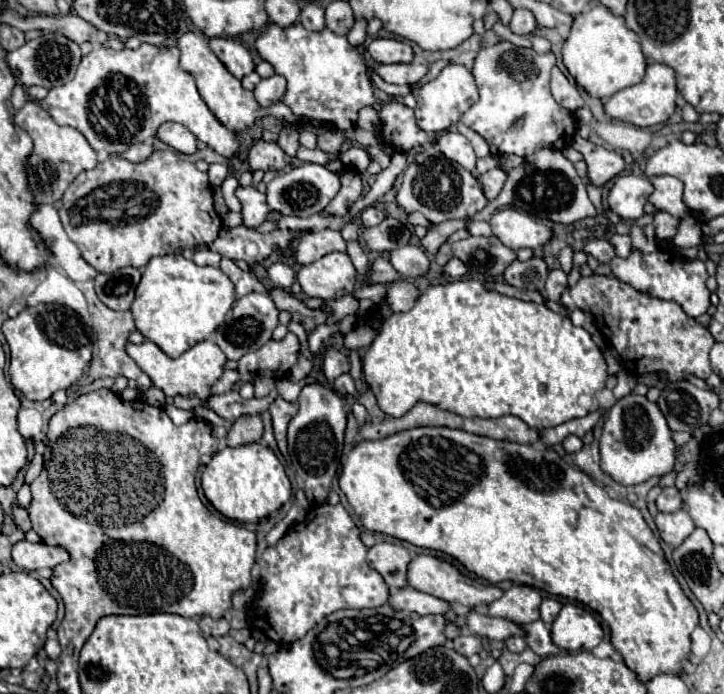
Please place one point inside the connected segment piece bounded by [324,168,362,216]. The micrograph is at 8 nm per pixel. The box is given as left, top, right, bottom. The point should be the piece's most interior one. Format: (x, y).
(351, 190)

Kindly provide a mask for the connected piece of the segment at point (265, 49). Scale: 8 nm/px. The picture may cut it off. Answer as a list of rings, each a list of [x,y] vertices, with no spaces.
[[[294,22],[288,28],[268,24],[254,46],[260,58],[270,62],[276,74],[286,78],[288,90],[282,102],[288,104],[294,114],[316,118],[346,130],[356,124],[360,108],[374,104],[372,82],[364,58],[348,44],[346,36],[338,36],[328,28],[322,32],[308,32],[300,22]]]

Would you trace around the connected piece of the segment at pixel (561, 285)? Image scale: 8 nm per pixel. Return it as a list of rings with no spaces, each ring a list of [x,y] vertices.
[[[558,268],[558,270],[552,270],[548,274],[548,280],[546,280],[546,288],[544,288],[544,294],[548,300],[560,304],[560,296],[562,292],[566,290],[566,274]]]

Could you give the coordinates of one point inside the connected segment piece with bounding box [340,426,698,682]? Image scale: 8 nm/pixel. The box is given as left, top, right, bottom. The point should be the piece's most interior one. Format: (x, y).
(507, 511)

